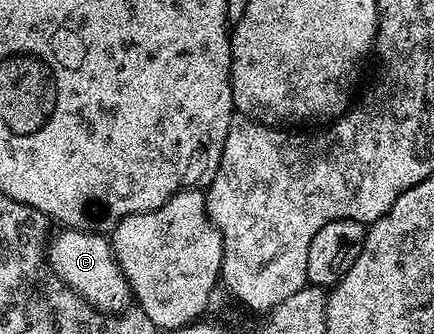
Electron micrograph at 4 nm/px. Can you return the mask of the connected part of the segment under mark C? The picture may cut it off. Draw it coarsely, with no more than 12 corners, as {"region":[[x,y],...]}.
{"region":[[62,227],[50,270],[95,309],[131,304],[126,276],[101,233]]}

